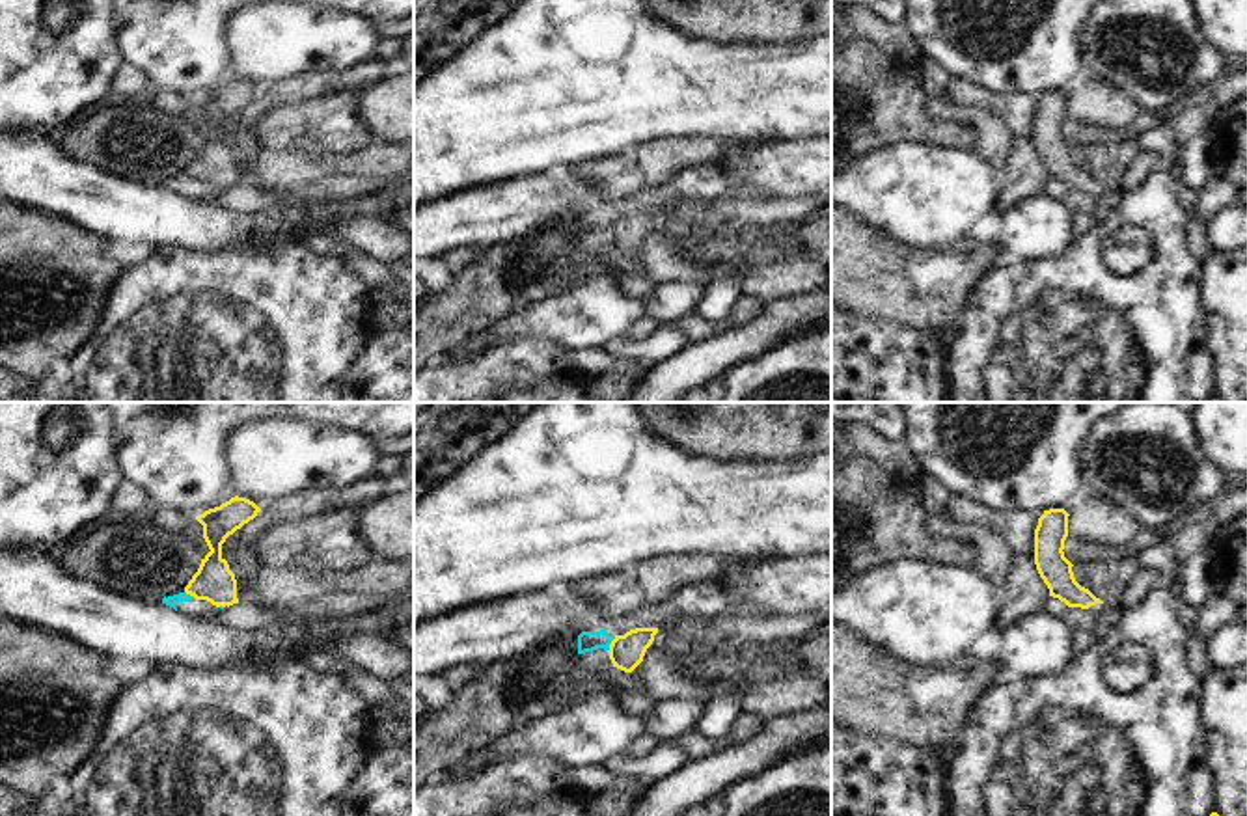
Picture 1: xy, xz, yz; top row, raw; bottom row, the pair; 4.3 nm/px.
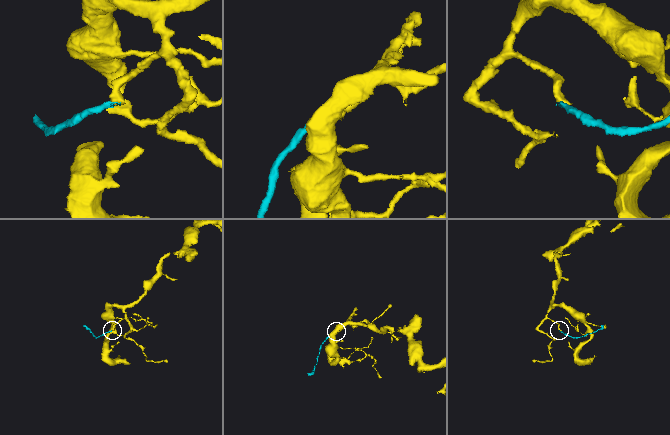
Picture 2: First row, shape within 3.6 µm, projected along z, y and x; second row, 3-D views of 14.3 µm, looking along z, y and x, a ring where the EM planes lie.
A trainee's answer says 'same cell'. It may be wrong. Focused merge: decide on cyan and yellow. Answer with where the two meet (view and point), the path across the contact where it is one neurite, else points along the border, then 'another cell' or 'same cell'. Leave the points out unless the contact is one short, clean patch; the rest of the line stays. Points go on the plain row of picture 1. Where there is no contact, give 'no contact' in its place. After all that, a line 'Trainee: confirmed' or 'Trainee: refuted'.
contact xz (610, 226); border xz (616, 218), (608, 231); another cell
Trainee: refuted

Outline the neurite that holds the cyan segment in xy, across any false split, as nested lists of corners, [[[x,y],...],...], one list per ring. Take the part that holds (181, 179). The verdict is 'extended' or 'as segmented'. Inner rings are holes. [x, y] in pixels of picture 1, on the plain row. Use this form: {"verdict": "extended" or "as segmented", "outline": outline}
{"verdict": "extended", "outline": [[[179,175],[173,179],[164,179],[162,186],[173,190],[175,194],[181,194],[185,197],[192,197],[198,201],[212,201],[214,197],[218,197],[222,192],[212,188],[207,183],[196,183],[194,179],[186,177],[186,175]]]}

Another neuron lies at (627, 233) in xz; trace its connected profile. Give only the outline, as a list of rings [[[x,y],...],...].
[[[636,211],[624,218],[615,218],[610,227],[610,242],[613,250],[632,255],[641,244],[647,231],[652,227],[658,211]]]

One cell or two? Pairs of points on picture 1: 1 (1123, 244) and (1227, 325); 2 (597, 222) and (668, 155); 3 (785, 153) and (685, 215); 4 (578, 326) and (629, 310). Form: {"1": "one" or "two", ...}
{"1": "two", "2": "two", "3": "two", "4": "one"}

